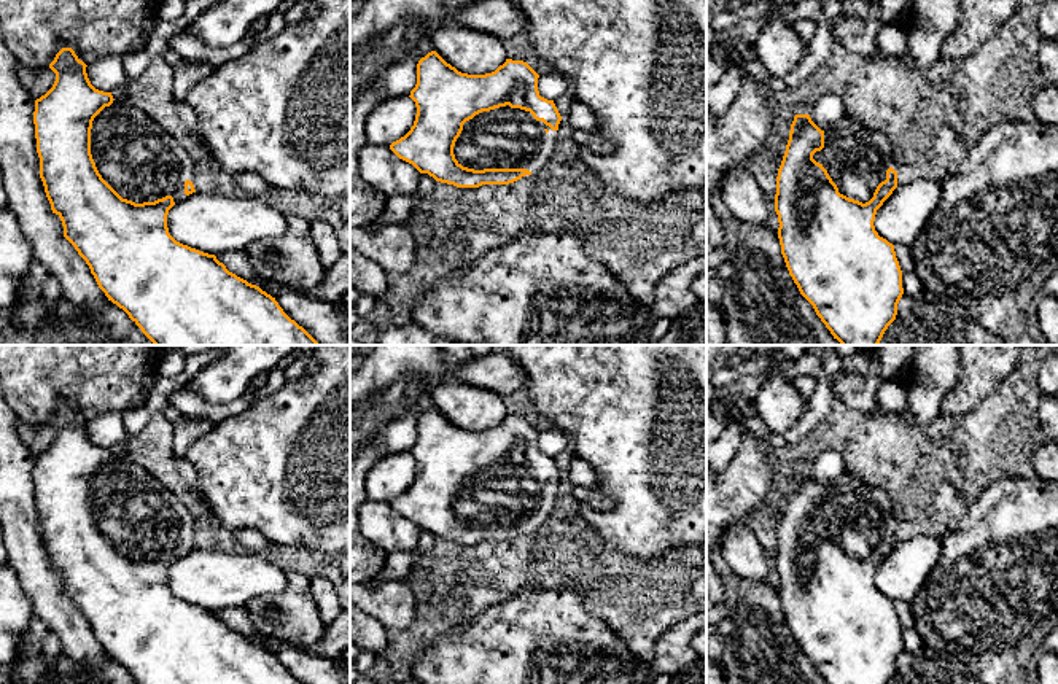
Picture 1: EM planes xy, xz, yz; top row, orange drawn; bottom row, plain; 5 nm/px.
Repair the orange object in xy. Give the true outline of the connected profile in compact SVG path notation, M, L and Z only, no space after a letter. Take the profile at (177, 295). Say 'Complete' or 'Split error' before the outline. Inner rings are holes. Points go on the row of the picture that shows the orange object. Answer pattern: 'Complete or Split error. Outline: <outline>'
Split error. Outline: M62 48L56 54L54 60L49 64L49 68L56 73L56 81L45 95L35 100L33 124L37 153L40 157L40 178L51 204L51 210L60 218L64 237L86 261L99 288L105 293L108 301L123 309L154 345L320 345L302 326L283 312L275 297L263 291L259 286L229 272L215 255L183 245L169 234L169 210L186 196L196 192L193 185L196 177L194 161L188 151L143 110L127 103L126 99L115 100L111 92L95 89L88 78L86 67L88 65L78 59L72 48Z

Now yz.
Split error. Outline: M810 115L794 116L776 177L781 255L800 294L842 345L878 345L896 320L902 270L894 245L873 226L877 210L896 188L896 161L883 132L845 115L826 132Z

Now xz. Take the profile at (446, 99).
Split error. Outline: M436 51L428 52L417 64L417 84L410 91L417 115L410 130L390 145L403 161L420 173L457 188L479 188L482 185L509 185L535 175L554 153L562 116L554 103L539 95L539 75L523 60L506 59L495 72L468 75L447 64Z

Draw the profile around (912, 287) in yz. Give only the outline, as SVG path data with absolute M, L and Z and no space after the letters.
M896 245L894 251L896 251L896 258L899 261L900 270L902 270L904 294L910 297L920 296L924 290L923 290L921 282L916 277L910 247Z

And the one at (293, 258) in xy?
M298 215L286 216L286 231L275 239L258 240L245 248L261 280L310 290L323 283L326 269L317 248L310 223Z

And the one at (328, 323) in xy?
M275 285L275 301L320 345L350 345L350 315L337 304L309 297L304 290Z

